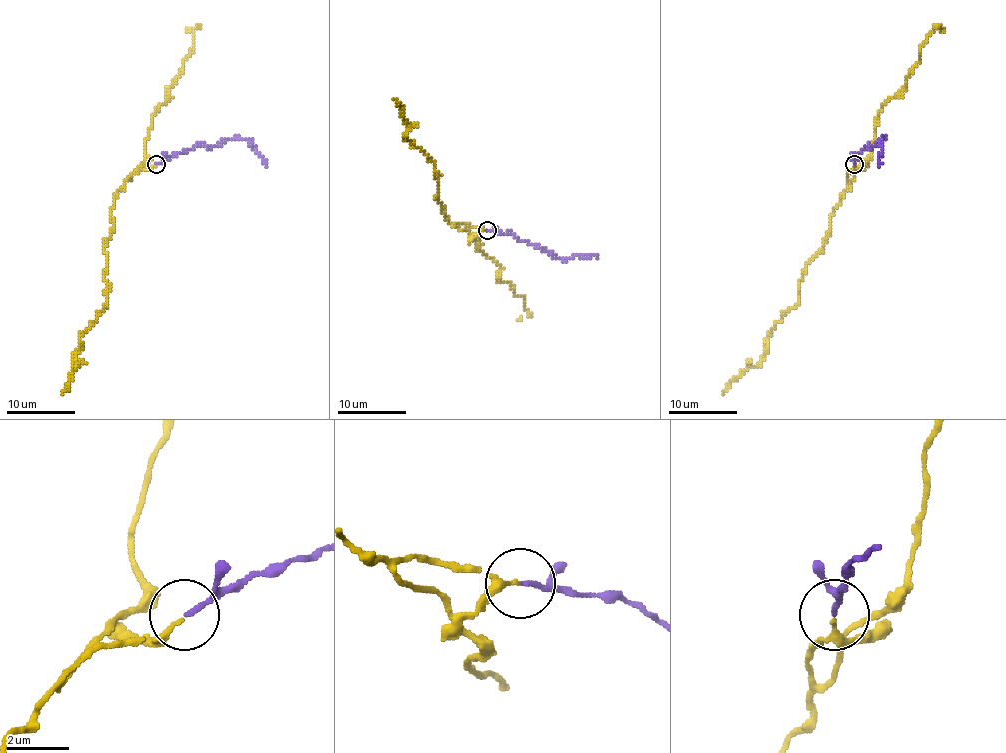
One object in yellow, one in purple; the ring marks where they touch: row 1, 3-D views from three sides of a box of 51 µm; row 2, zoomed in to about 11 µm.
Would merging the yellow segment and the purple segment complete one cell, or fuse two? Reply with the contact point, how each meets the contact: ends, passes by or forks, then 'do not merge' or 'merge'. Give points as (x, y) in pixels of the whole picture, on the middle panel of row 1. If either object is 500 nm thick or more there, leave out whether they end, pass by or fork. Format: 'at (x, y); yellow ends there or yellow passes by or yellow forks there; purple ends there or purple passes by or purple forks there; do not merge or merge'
at (487, 230); yellow passes by; purple ends there; merge

